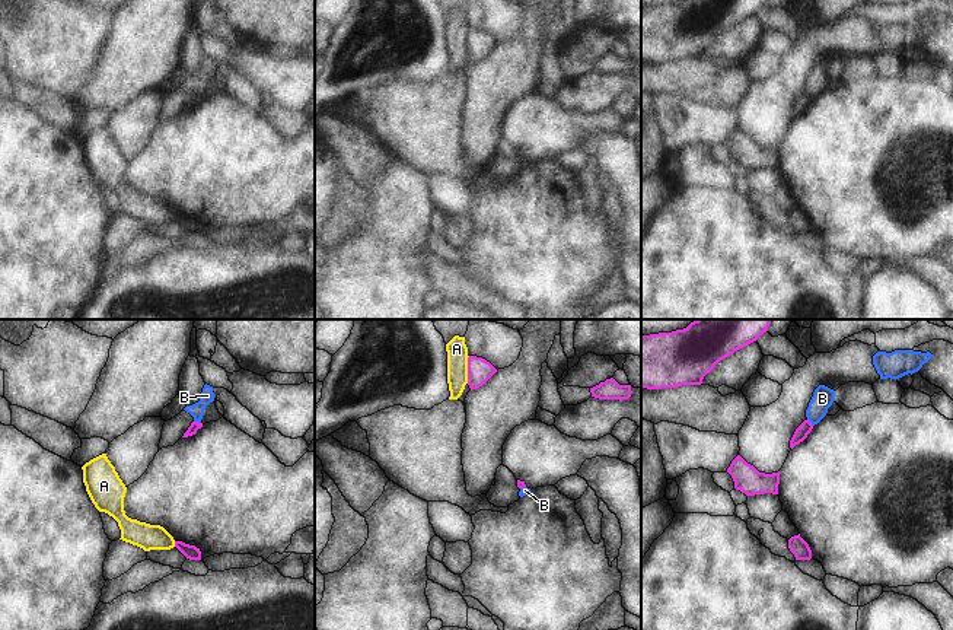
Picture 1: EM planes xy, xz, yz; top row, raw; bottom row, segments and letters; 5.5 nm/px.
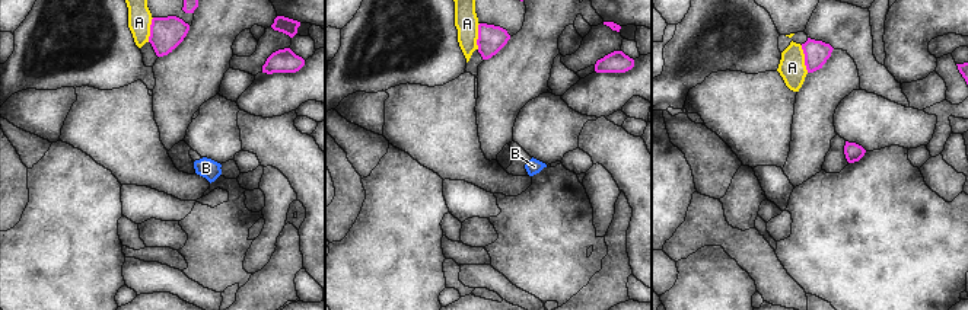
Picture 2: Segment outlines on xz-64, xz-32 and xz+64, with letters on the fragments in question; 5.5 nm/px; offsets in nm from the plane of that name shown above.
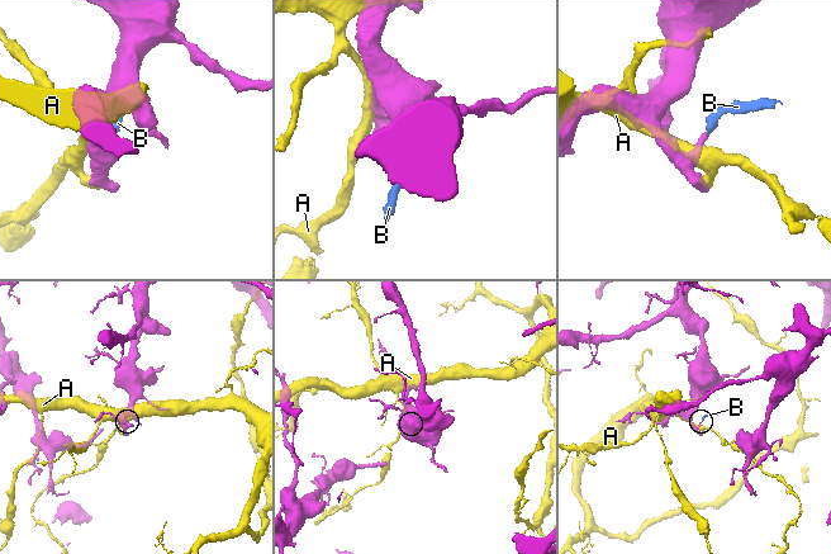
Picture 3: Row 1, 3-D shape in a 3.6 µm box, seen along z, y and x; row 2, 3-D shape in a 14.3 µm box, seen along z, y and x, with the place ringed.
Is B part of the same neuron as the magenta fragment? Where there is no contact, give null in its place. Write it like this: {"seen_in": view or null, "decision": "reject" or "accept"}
{"seen_in": "xy", "decision": "reject"}

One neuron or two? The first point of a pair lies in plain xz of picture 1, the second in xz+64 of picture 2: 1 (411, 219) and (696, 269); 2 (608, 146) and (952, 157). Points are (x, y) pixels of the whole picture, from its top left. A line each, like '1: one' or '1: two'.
1: one
2: one

